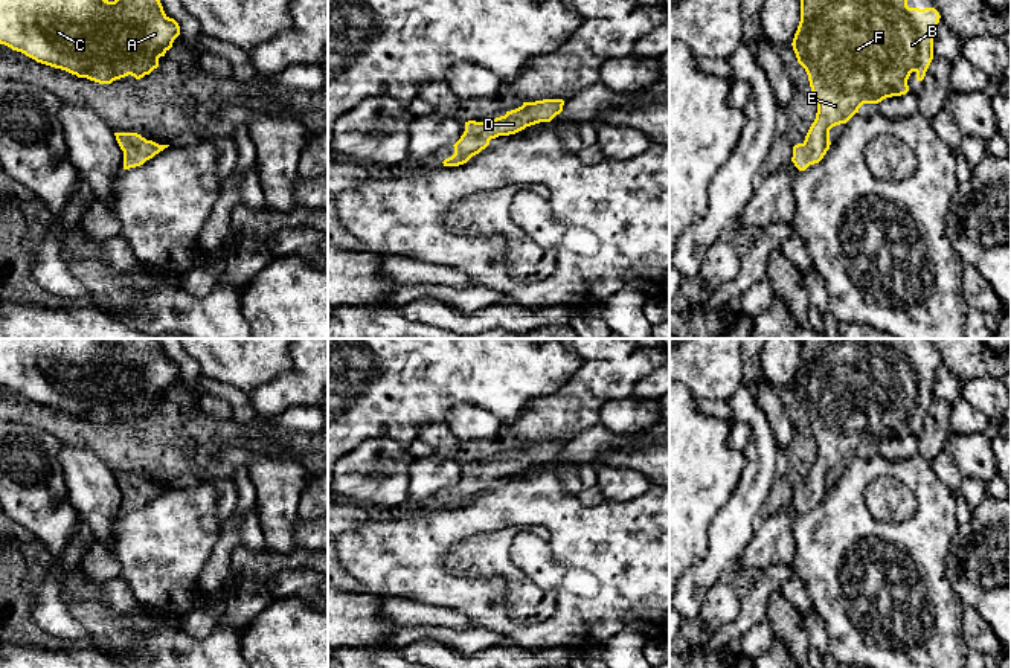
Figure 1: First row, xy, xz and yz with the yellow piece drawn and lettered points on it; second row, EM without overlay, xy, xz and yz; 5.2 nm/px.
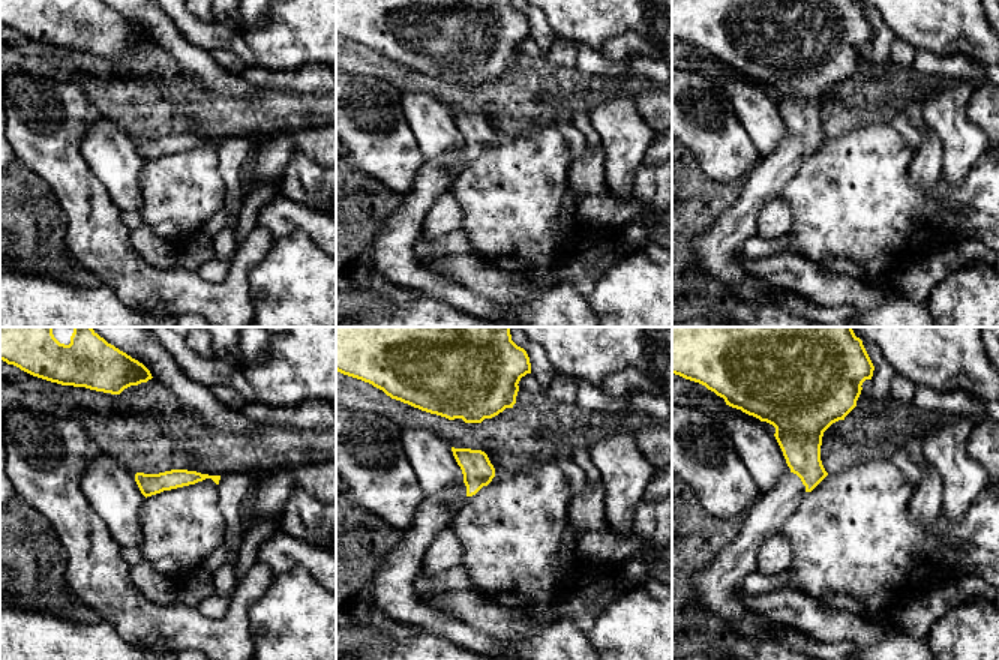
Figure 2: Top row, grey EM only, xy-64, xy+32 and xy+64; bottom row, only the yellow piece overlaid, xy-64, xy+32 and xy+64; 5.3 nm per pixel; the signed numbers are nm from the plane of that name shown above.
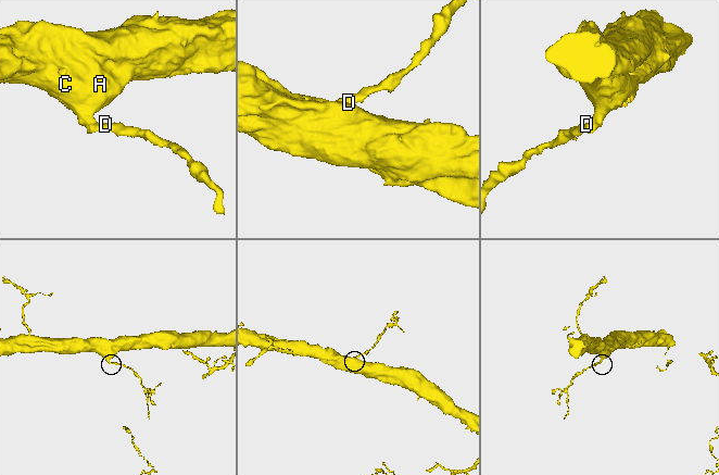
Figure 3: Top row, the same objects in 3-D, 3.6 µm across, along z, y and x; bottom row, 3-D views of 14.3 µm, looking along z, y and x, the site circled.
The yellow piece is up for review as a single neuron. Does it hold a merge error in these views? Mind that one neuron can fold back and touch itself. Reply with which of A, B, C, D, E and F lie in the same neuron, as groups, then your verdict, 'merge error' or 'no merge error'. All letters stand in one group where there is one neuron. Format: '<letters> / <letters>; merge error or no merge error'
A B C D E F; no merge error

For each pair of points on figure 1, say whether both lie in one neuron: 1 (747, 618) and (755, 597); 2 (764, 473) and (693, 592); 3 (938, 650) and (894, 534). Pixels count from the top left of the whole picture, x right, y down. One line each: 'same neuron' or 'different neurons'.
1: same neuron
2: same neuron
3: same neuron

